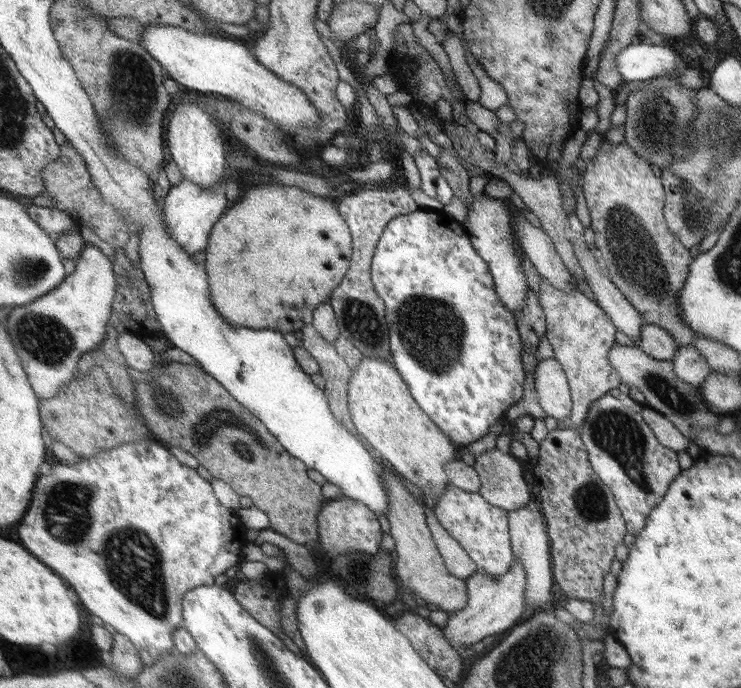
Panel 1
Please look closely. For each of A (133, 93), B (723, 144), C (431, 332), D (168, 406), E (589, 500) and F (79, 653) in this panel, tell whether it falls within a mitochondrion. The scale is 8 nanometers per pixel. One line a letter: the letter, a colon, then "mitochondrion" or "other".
A: mitochondrion
B: mitochondrion
C: mitochondrion
D: mitochondrion
E: mitochondrion
F: other

